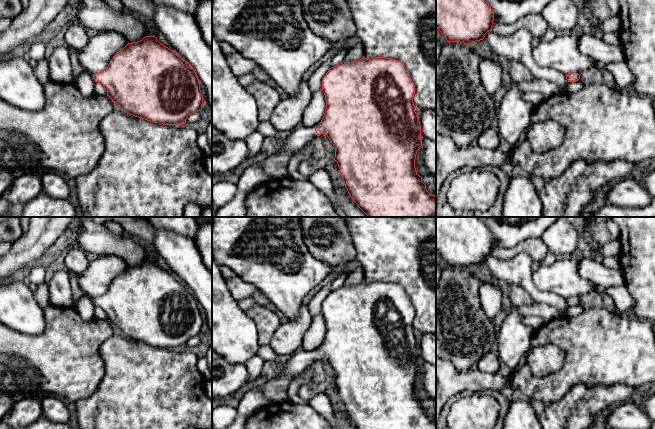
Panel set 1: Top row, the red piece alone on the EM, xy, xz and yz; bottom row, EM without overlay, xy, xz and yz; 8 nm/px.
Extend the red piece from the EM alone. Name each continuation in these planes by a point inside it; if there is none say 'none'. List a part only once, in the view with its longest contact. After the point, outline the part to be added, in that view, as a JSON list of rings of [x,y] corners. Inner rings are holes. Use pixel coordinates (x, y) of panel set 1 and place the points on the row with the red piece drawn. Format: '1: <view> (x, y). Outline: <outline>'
1: xz (276, 164). Outline: [[[296,127],[290,131],[285,142],[279,148],[279,152],[273,152],[259,163],[271,178],[285,177],[288,175],[290,155],[298,149],[303,148],[315,136],[317,136],[315,127]]]

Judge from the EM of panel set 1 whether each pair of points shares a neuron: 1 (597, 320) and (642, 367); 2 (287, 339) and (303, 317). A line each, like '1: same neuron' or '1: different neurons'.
1: same neuron
2: same neuron

